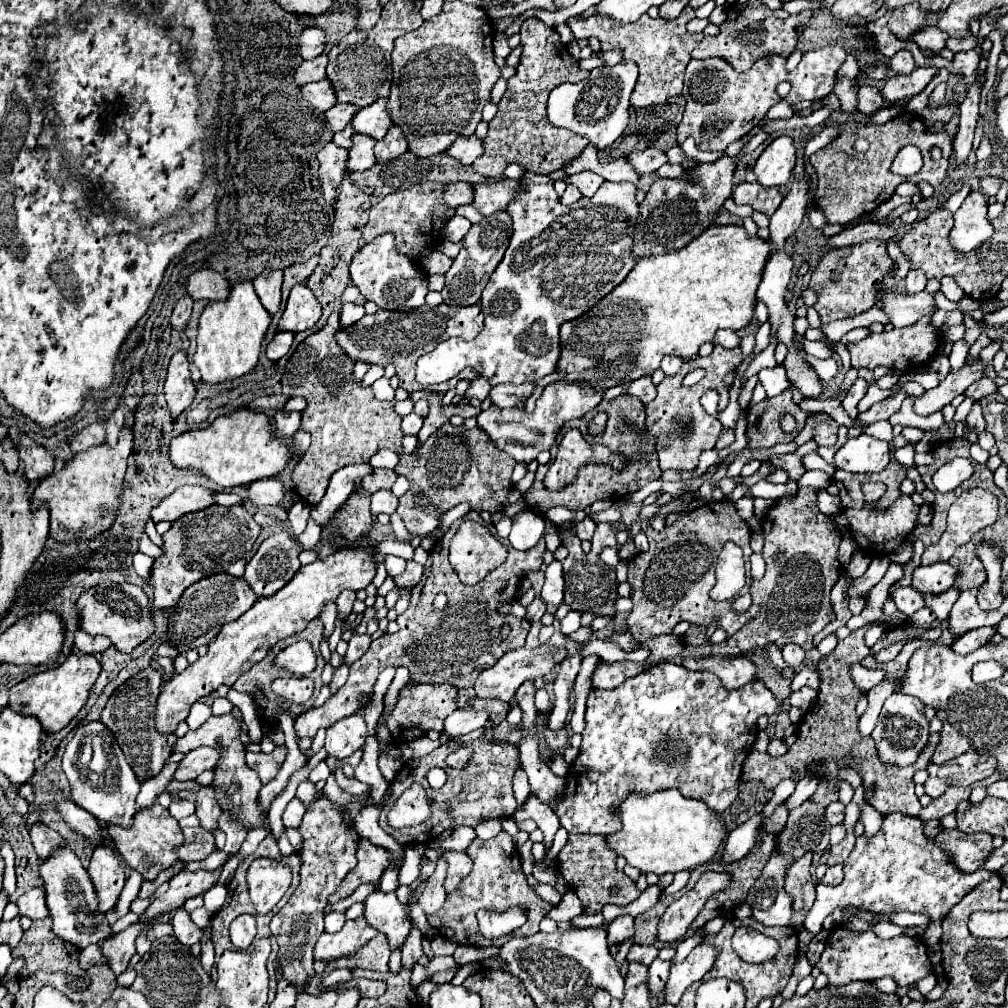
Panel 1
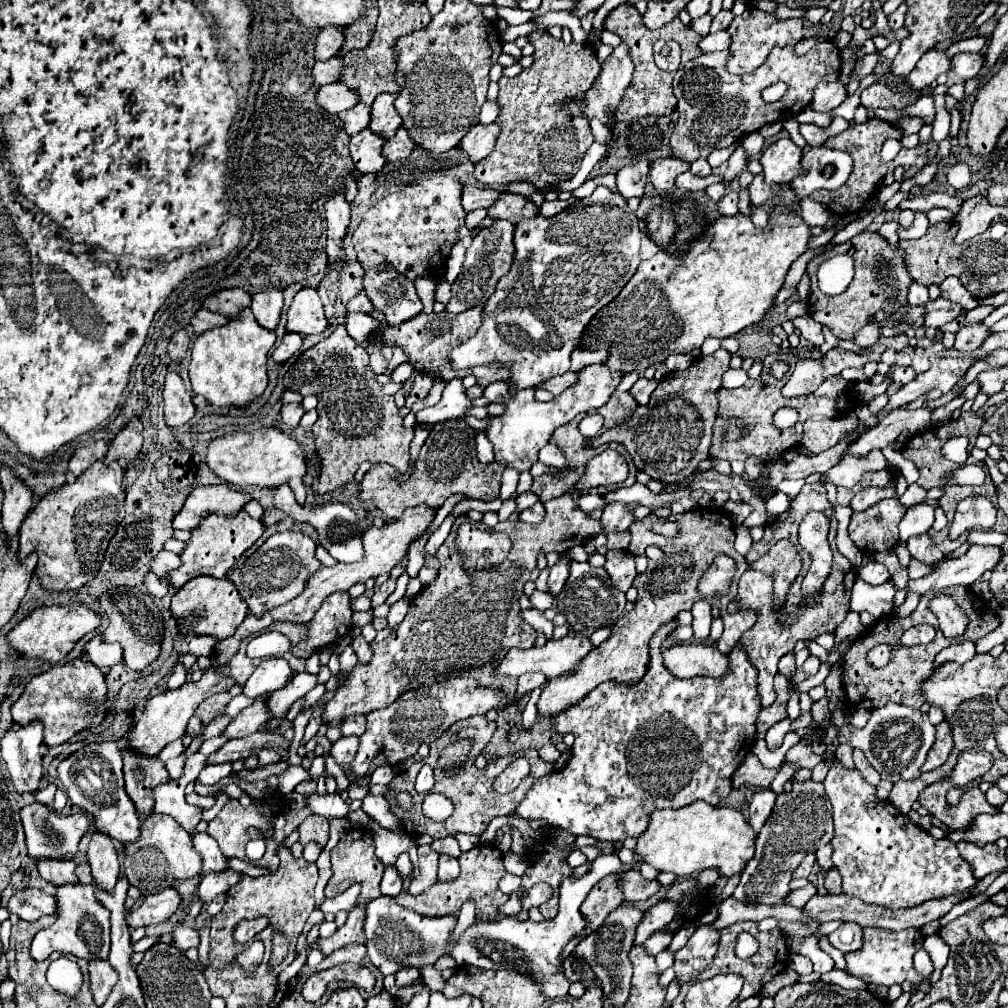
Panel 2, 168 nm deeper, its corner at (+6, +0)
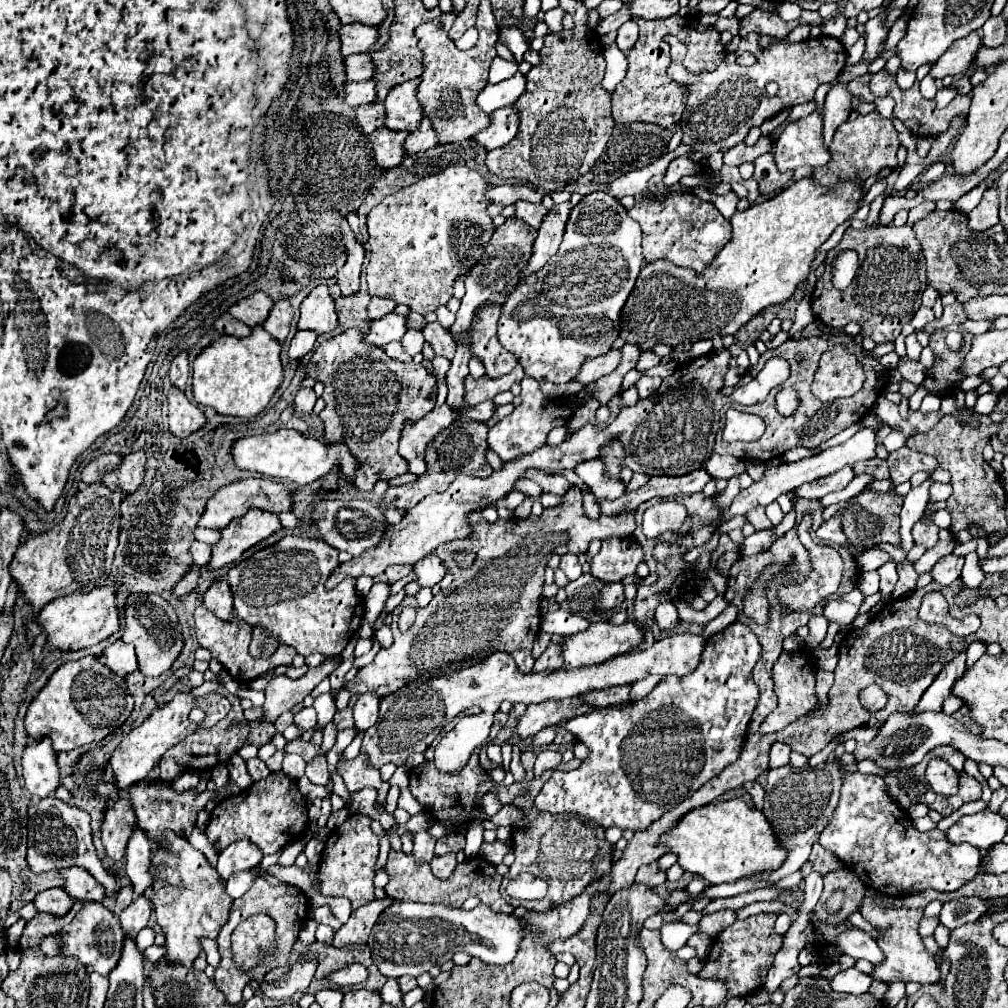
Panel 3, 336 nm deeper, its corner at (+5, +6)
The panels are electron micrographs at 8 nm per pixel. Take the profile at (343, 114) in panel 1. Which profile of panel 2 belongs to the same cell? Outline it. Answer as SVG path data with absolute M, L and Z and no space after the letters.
M357 103L357 107L353 107L351 111L341 113L341 121L345 123L345 131L355 135L355 133L369 127L369 123L371 123L371 107L367 107L365 103Z

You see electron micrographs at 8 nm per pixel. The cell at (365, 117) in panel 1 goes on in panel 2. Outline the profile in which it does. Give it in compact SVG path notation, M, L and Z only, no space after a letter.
M381 93L373 103L373 123L369 125L369 129L377 135L383 135L385 139L391 139L403 123L403 119L393 107L395 99L397 93Z

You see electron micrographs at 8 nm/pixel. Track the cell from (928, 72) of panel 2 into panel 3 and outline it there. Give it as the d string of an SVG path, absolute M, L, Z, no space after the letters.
M978 31L954 41L954 45L950 45L950 49L946 49L946 53L938 61L932 63L930 77L942 79L946 75L954 77L958 73L966 73L966 69L972 65L974 53L978 51L980 45L982 45L982 37Z

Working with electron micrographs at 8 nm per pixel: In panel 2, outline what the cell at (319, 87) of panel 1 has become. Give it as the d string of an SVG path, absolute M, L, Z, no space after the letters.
M345 83L323 85L317 91L317 103L321 103L321 107L325 107L325 111L329 111L329 113L347 111L347 109L355 107L357 101L359 101L357 91L349 89Z

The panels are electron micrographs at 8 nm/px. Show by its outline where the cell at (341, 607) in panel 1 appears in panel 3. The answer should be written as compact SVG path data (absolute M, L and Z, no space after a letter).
M286 535L278 543L256 551L250 559L242 561L240 567L234 565L228 571L228 583L234 595L234 611L242 621L250 625L262 623L262 627L266 627L272 637L276 637L280 643L292 645L304 657L312 653L324 653L326 657L340 655L348 639L356 633L356 629L362 623L364 603L362 603L362 597L354 589L356 579L352 577L346 577L332 591L324 589L324 581L338 567L338 563L340 563L338 551L330 547L326 541L312 539L312 537Z

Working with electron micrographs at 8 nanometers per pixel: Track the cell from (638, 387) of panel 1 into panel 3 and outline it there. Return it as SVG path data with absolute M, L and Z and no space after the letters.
M640 377L638 379L638 383L636 383L636 389L638 389L638 395L640 395L640 399L644 399L644 397L650 397L658 387L660 387L660 383L662 383L662 379L660 377Z

